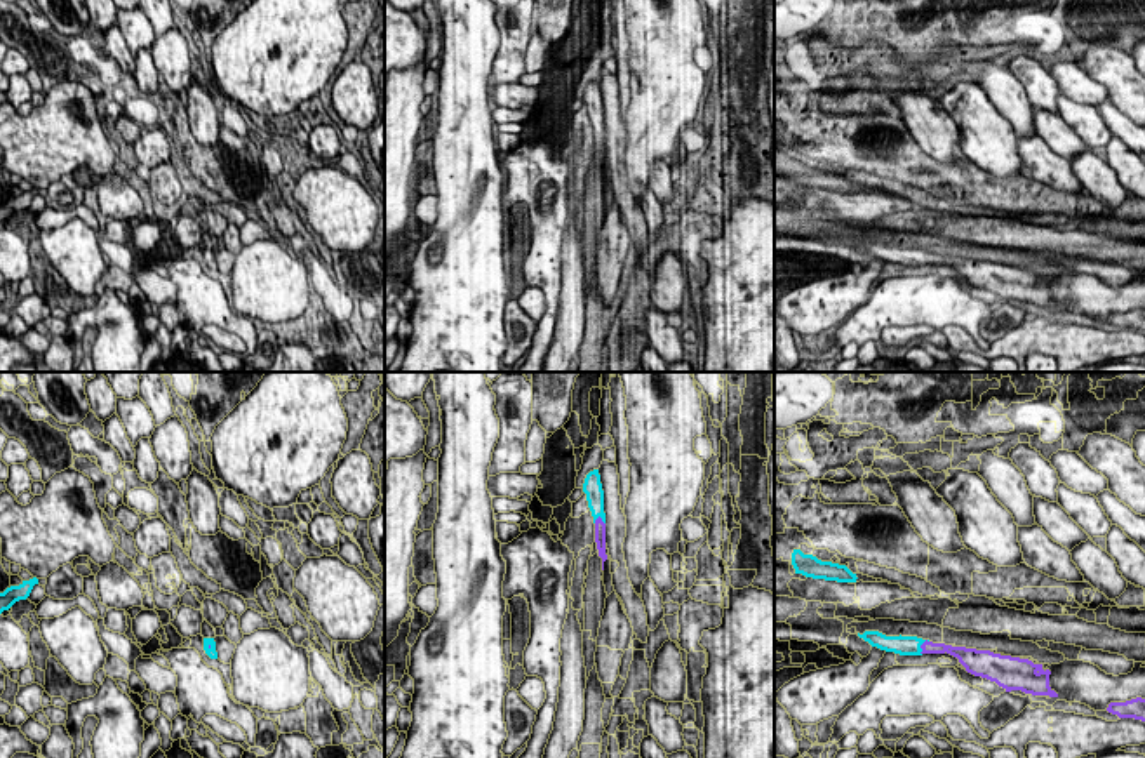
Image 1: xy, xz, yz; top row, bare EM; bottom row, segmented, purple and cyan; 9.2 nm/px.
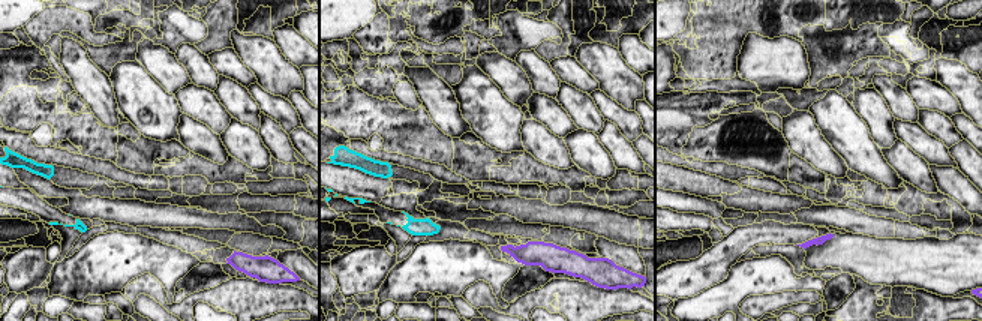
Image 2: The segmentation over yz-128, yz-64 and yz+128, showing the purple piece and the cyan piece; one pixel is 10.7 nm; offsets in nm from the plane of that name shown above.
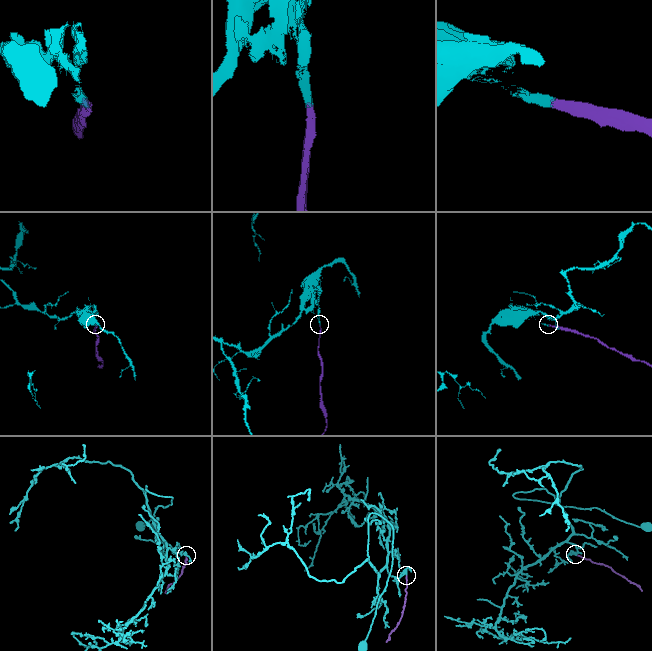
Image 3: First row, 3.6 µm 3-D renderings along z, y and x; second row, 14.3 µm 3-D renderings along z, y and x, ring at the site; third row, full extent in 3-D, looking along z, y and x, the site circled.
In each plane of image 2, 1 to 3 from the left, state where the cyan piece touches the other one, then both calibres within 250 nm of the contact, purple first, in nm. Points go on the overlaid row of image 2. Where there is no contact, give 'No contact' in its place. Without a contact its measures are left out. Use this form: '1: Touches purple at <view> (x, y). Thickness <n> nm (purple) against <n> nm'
1: No contact
2: No contact
3: No contact

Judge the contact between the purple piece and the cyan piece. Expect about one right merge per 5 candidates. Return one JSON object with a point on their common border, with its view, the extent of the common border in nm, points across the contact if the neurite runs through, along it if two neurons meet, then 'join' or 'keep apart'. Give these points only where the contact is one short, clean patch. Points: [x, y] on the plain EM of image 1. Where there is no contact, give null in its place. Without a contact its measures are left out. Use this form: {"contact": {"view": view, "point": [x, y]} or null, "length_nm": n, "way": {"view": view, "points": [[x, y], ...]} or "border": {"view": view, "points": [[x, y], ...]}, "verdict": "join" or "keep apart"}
{"contact": {"view": "yz", "point": [921, 258]}, "length_nm": 160, "way": {"view": "yz", "points": [[928, 258], [921, 258], [905, 256]]}, "verdict": "join"}

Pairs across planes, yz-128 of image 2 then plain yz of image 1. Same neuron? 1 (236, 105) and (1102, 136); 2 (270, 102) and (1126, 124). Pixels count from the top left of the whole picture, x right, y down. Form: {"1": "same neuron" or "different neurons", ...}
{"1": "same neuron", "2": "same neuron"}

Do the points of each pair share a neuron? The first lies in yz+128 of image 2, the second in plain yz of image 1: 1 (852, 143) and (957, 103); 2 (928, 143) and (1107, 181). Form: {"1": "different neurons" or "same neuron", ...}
{"1": "same neuron", "2": "different neurons"}

